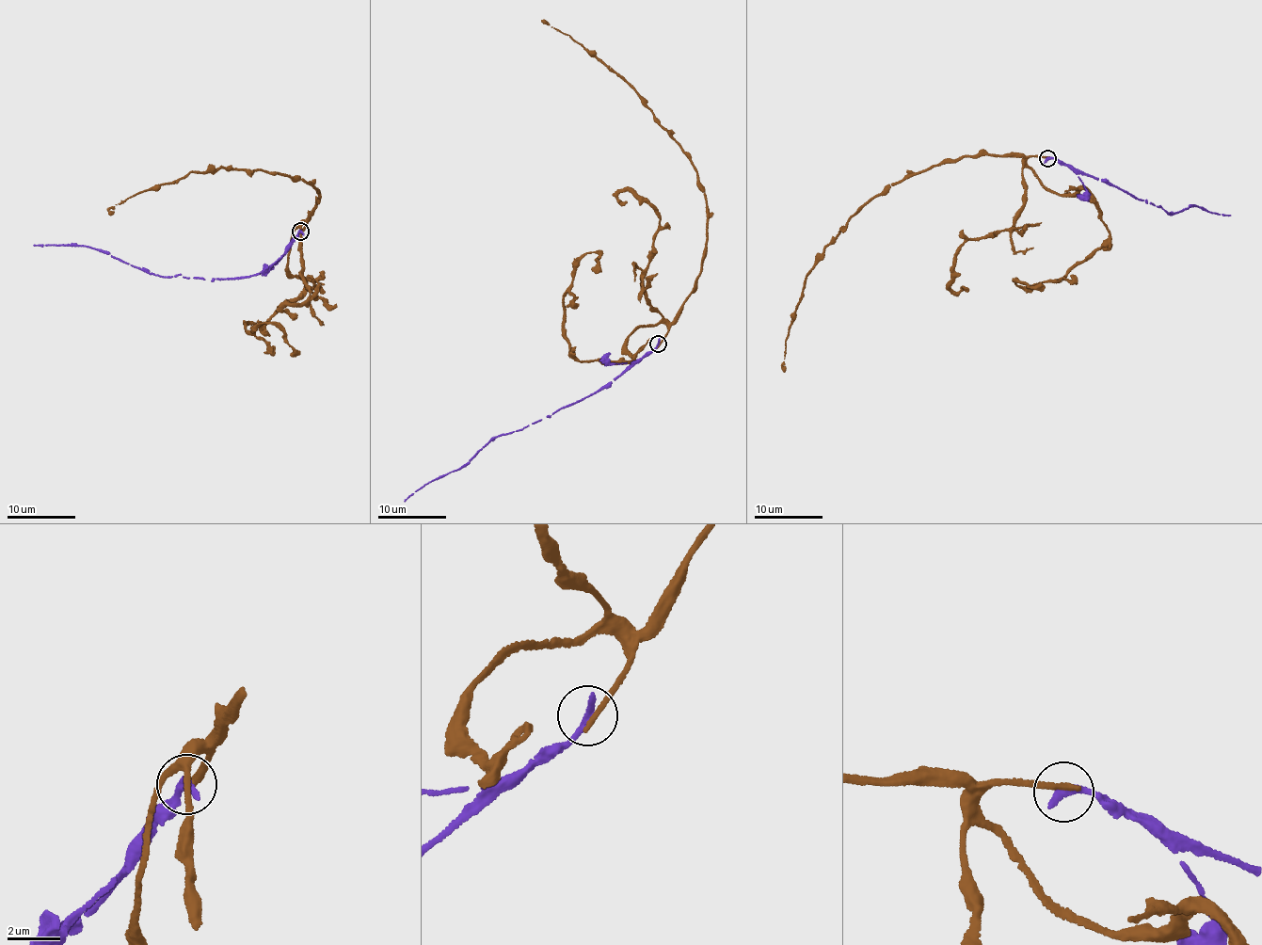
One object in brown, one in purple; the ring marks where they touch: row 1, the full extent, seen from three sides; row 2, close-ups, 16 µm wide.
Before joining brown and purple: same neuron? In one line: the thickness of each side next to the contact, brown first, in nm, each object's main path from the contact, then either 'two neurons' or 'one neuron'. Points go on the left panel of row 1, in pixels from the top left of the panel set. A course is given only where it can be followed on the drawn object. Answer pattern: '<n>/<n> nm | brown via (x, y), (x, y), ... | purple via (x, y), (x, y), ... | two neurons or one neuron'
240/280 nm | brown via (300, 230), (318, 196), (309, 181), (276, 171), (236, 168), (212, 168), (160, 184), (116, 204), (108, 215) | purple via (300, 232), (292, 236), (277, 262), (264, 270), (231, 280), (181, 275), (167, 279), (84, 246), (33, 246) | two neurons

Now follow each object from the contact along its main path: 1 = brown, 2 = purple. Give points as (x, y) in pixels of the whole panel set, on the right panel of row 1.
1: (1047, 157), (966, 155), (907, 175), (858, 206), (823, 248), (821, 255), (816, 256), (785, 343), (784, 372)
2: (1047, 158), (1160, 206), (1169, 216), (1198, 206), (1209, 213), (1230, 216)

